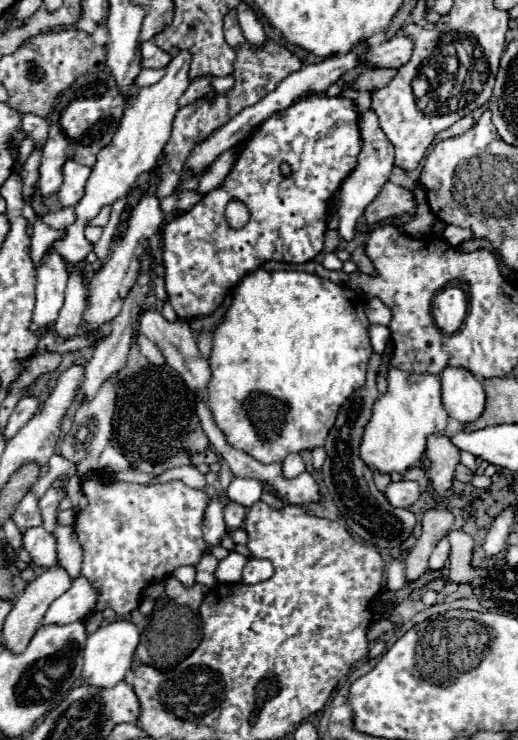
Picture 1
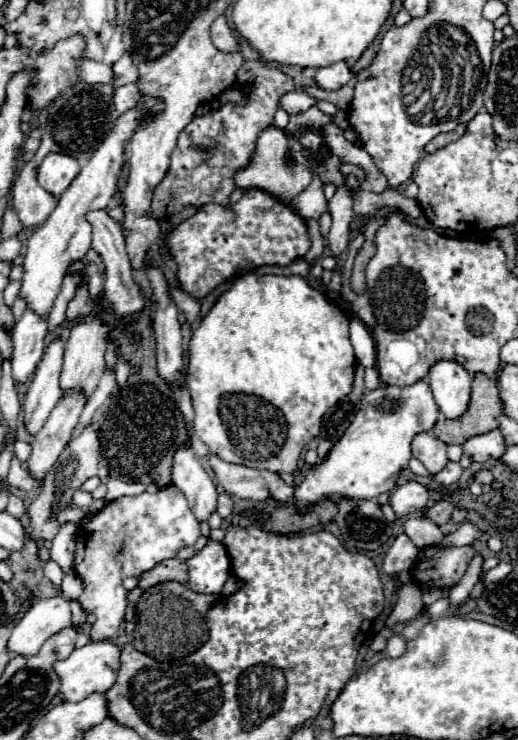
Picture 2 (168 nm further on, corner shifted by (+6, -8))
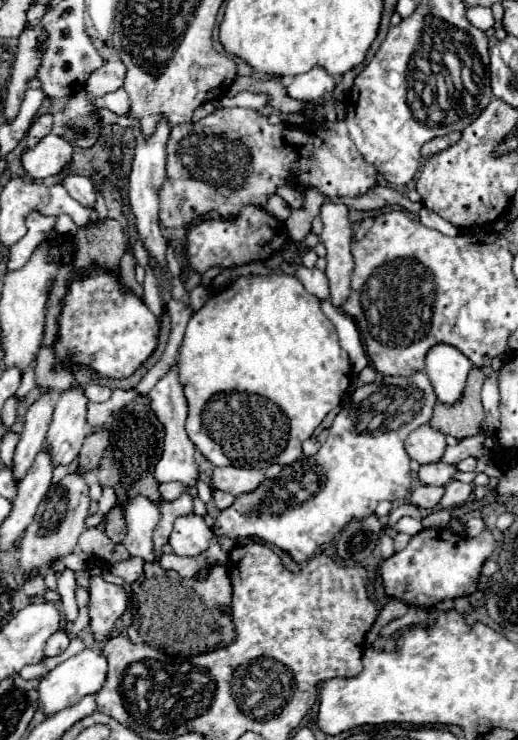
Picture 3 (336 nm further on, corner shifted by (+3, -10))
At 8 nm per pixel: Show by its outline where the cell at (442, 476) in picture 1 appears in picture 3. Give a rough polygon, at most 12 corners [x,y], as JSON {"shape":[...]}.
{"shape":[[429,424],[413,430],[405,450],[419,464],[433,464],[447,448],[445,434]]}

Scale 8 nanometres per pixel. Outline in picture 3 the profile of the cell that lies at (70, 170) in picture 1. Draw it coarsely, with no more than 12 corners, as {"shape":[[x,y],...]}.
{"shape":[[47,134],[23,152],[35,180],[61,174],[73,160],[73,146]]}

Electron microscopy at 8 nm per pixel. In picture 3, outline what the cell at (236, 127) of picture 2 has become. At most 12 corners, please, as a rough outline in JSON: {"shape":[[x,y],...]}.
{"shape":[[251,108],[179,124],[159,220],[267,206],[295,180],[363,196],[377,168],[343,120]]}

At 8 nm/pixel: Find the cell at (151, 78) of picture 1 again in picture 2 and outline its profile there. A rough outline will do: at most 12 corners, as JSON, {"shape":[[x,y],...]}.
{"shape":[[82,58],[78,80],[112,84],[112,68]]}

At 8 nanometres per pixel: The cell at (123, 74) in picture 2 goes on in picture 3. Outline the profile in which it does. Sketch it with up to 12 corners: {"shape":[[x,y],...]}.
{"shape":[[121,60],[105,62],[85,86],[101,98],[123,86],[127,68]]}

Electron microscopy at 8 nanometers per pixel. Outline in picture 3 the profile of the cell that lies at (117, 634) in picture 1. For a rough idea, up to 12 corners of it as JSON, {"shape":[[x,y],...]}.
{"shape":[[95,650],[67,658],[39,684],[51,716],[97,694],[107,658]]}

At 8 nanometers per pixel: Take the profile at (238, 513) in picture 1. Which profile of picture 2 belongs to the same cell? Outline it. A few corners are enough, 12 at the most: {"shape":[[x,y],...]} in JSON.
{"shape":[[220,494],[216,512],[228,518],[234,510],[230,494]]}

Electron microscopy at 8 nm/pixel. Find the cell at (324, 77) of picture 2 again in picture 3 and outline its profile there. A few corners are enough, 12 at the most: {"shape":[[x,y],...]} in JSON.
{"shape":[[323,68],[295,76],[291,98],[315,102],[331,96],[335,76]]}

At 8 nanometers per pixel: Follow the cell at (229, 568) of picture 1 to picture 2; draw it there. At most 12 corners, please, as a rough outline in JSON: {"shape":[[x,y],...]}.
{"shape":[[208,538],[186,560],[188,586],[220,594],[230,578],[224,544]]}

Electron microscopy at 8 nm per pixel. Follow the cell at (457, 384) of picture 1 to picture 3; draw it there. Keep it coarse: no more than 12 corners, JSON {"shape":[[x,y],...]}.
{"shape":[[433,346],[425,372],[441,404],[461,400],[473,364]]}

